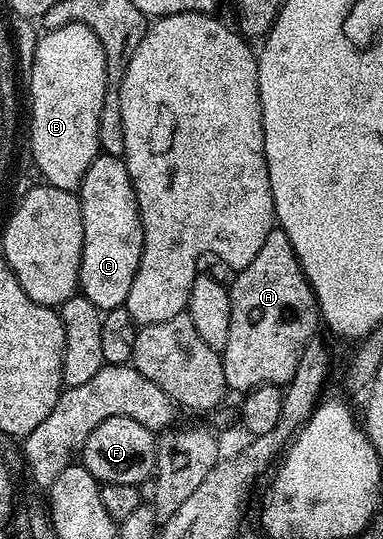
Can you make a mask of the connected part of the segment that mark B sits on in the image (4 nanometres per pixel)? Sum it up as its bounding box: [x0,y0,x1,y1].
[30,23,106,192]

